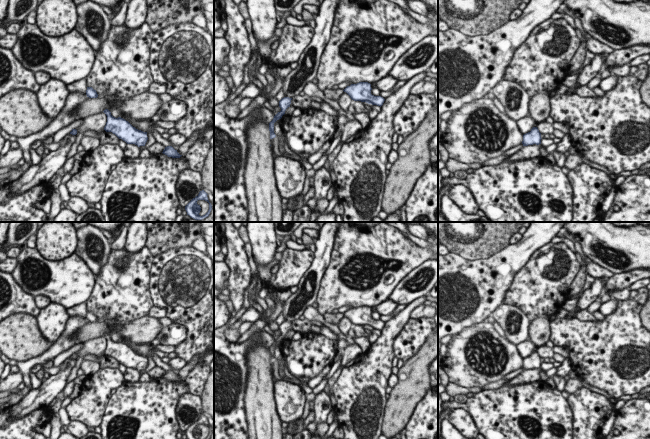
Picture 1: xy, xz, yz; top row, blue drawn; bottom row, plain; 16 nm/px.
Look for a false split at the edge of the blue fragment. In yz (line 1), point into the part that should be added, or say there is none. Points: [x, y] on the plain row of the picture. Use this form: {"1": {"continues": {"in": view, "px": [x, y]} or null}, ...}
{"1": {"continues": null}}

